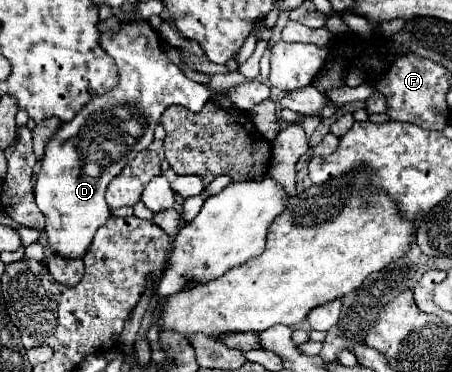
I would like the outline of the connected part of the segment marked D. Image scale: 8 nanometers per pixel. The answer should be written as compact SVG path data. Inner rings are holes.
M121 16L121 20L123 20L123 28L121 28L119 34L103 34L101 36L101 46L117 62L121 84L115 86L111 92L107 92L99 98L93 98L71 122L65 122L59 128L59 132L47 144L47 152L45 152L43 162L39 166L39 172L37 172L35 200L37 200L37 206L47 220L47 226L45 226L47 248L53 254L67 258L67 260L75 260L75 258L81 260L83 254L87 254L87 246L91 246L95 232L111 216L111 210L105 202L105 190L107 190L109 182L129 162L129 160L89 160L89 158L135 158L137 152L145 150L153 142L153 130L155 130L163 110L171 104L179 104L179 106L185 106L191 112L199 112L207 100L211 100L217 94L223 94L223 96L229 96L241 110L251 110L255 104L269 98L269 92L271 92L269 86L261 80L247 80L241 86L235 86L233 90L229 90L227 94L225 92L213 92L213 90L205 88L203 84L189 80L183 74L183 70L163 54L161 38L149 26L149 22L143 22L139 18L131 20L131 18L123 18L123 16Z

